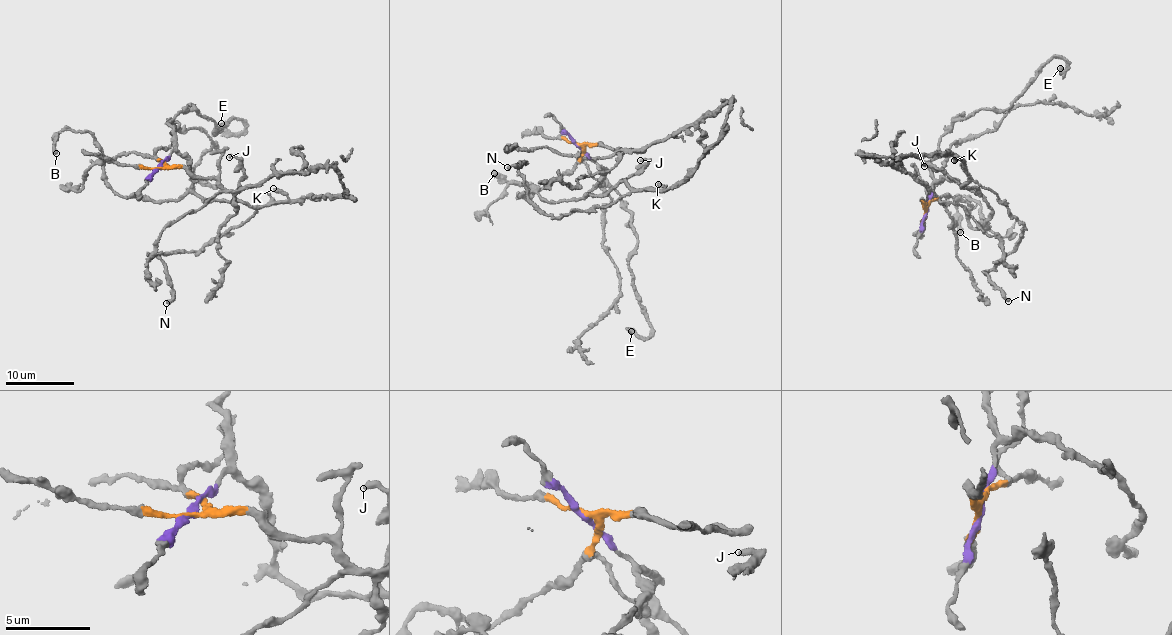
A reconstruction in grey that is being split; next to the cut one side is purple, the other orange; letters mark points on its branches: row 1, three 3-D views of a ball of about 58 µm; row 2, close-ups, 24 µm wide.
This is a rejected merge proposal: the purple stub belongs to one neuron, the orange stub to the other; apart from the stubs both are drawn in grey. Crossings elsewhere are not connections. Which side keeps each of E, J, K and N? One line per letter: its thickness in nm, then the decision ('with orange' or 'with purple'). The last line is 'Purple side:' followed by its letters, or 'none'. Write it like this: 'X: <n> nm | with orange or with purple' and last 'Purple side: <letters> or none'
E: 500 nm | with purple
J: 360 nm | with purple
K: 380 nm | with purple
N: 360 nm | with purple
Purple side: E, J, K, N

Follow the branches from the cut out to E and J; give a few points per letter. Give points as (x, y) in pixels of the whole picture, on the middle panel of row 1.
E: (578, 144), (607, 173), (609, 183), (630, 215), (636, 251), (630, 263), (651, 329), (646, 336), (631, 331)
J: (578, 144), (598, 165), (601, 181), (588, 193), (597, 195), (614, 189), (643, 169), (646, 161), (639, 160)

